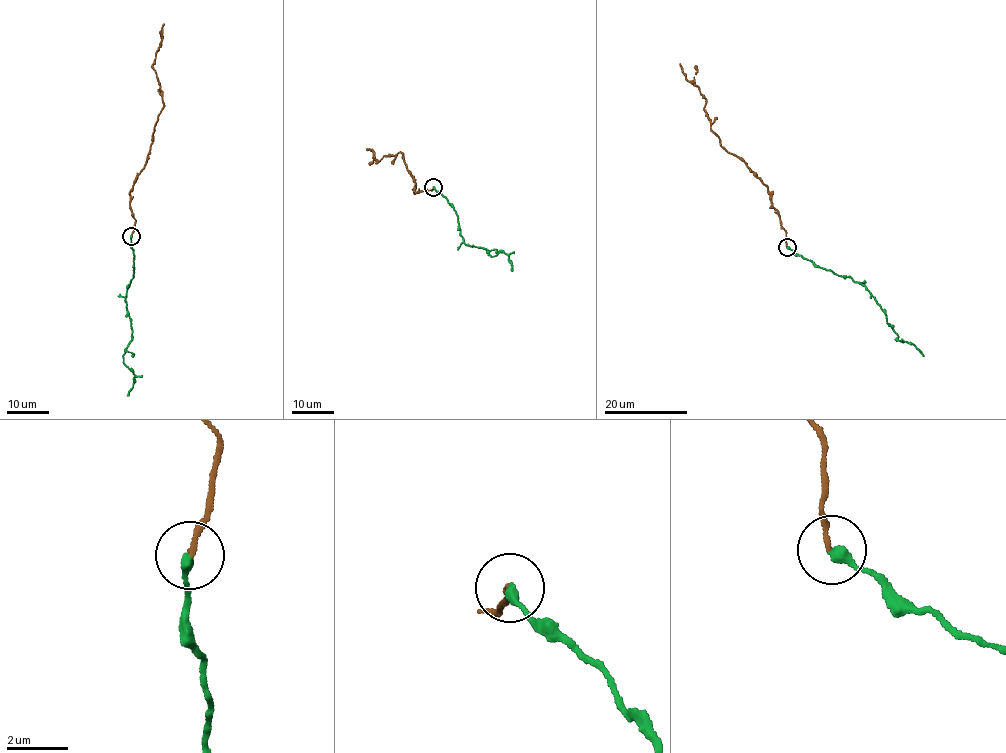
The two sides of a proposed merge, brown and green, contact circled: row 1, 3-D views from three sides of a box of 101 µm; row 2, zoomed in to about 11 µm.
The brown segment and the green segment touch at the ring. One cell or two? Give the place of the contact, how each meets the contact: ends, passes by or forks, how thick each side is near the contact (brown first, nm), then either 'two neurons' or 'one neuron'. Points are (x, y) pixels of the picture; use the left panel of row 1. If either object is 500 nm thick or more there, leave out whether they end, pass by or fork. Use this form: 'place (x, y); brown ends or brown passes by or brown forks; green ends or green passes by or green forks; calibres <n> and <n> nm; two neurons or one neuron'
place (131, 236); brown ends; green ends; calibres 160 and 320 nm; one neuron

